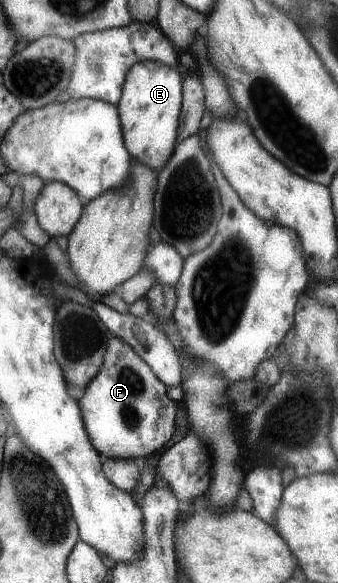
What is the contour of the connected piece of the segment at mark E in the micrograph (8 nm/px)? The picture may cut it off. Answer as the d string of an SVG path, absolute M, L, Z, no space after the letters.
M140 60L130 67L130 71L126 73L126 84L122 87L122 95L119 97L116 109L119 114L119 122L123 130L123 142L127 148L127 152L131 154L140 163L150 166L158 172L158 169L165 164L170 157L174 146L176 145L179 127L180 115L180 79L178 69L168 67L167 65L152 60Z

